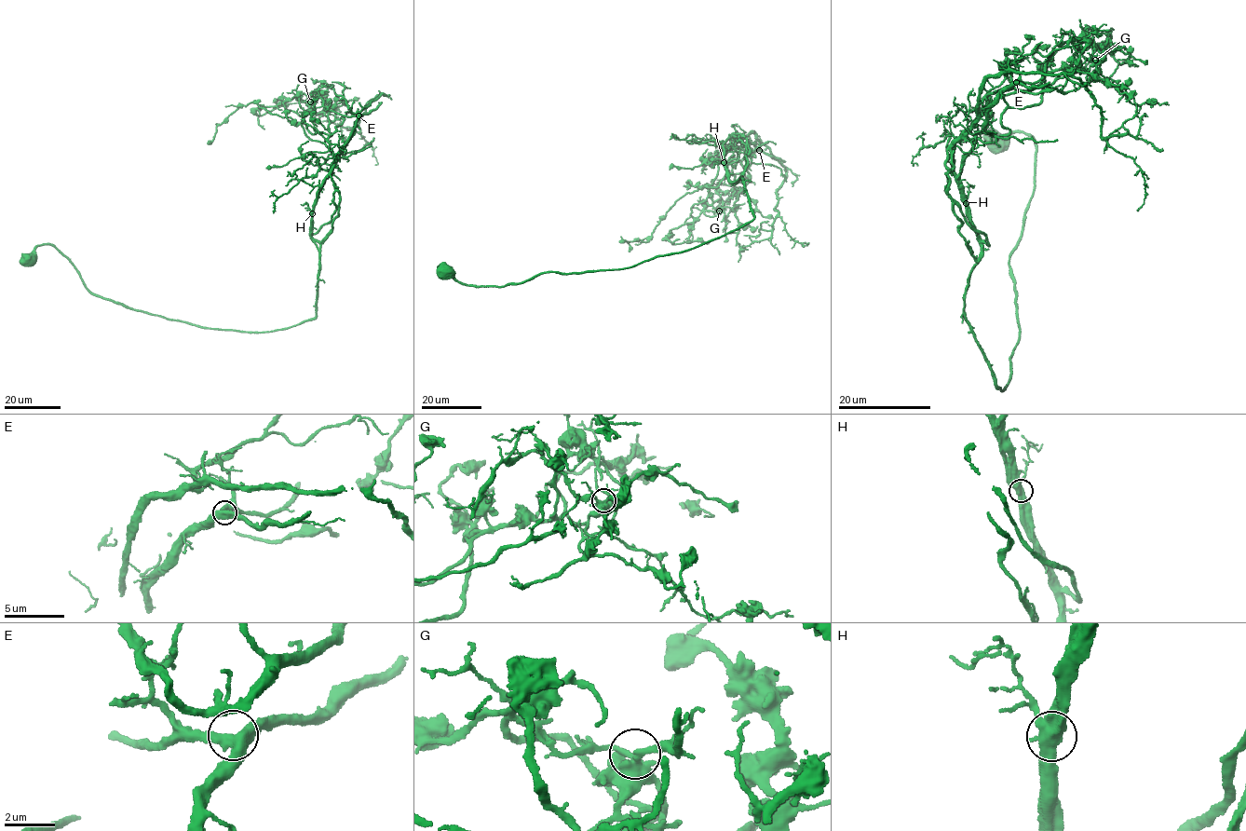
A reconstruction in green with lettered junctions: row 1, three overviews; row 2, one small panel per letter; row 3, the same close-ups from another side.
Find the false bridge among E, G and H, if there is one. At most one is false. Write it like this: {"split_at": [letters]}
{"split_at": ["H"]}

